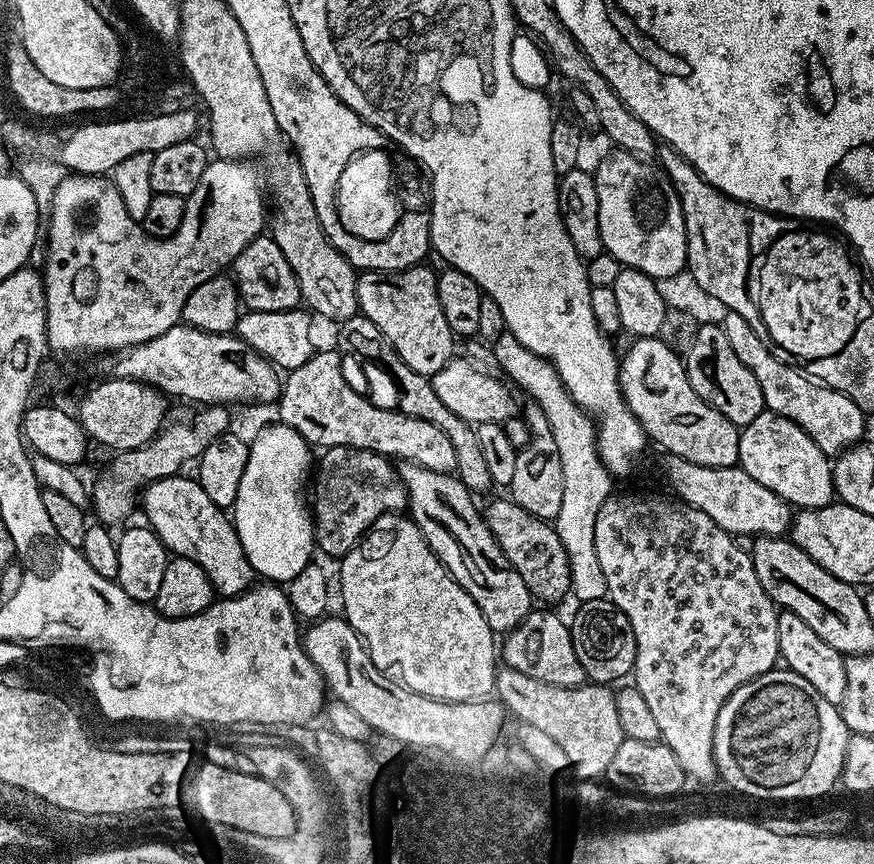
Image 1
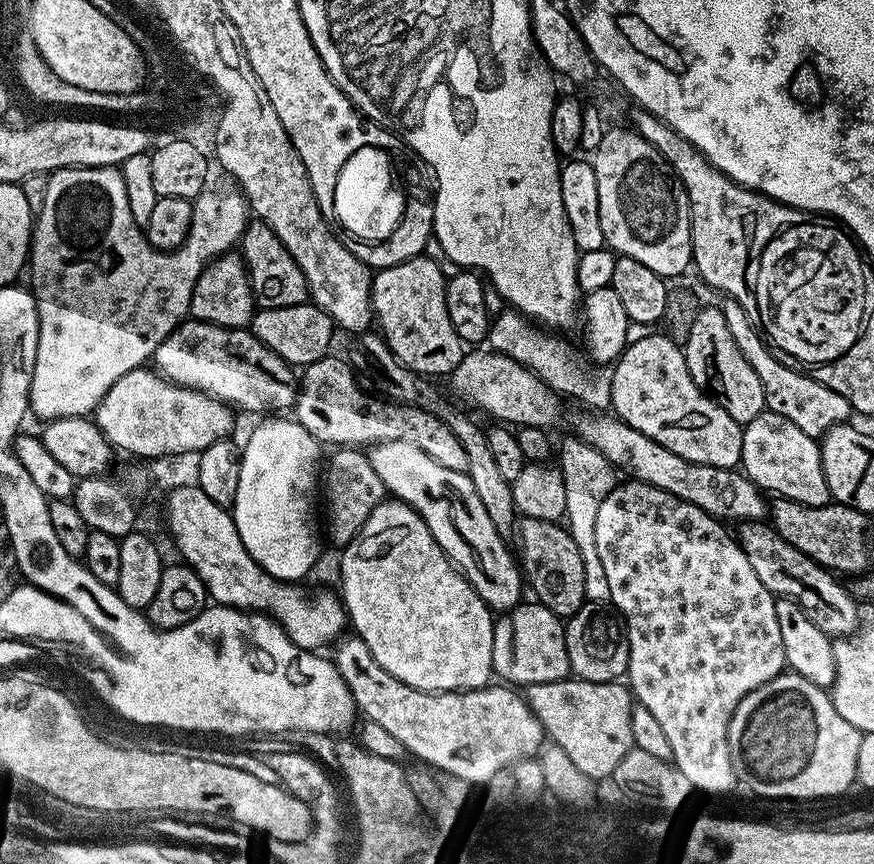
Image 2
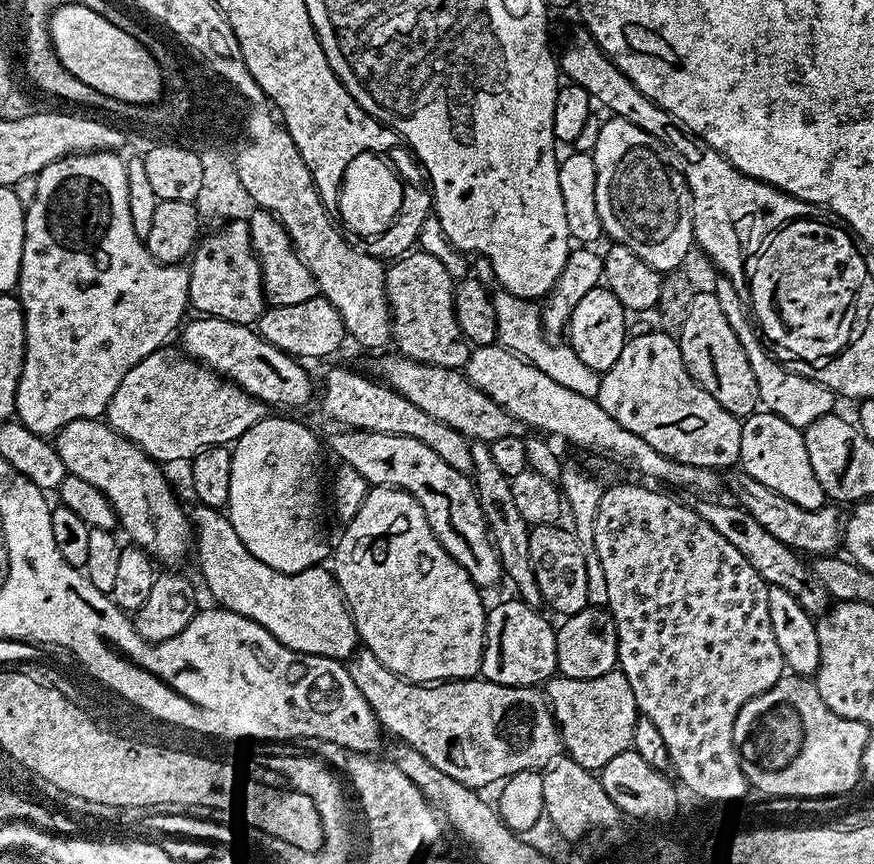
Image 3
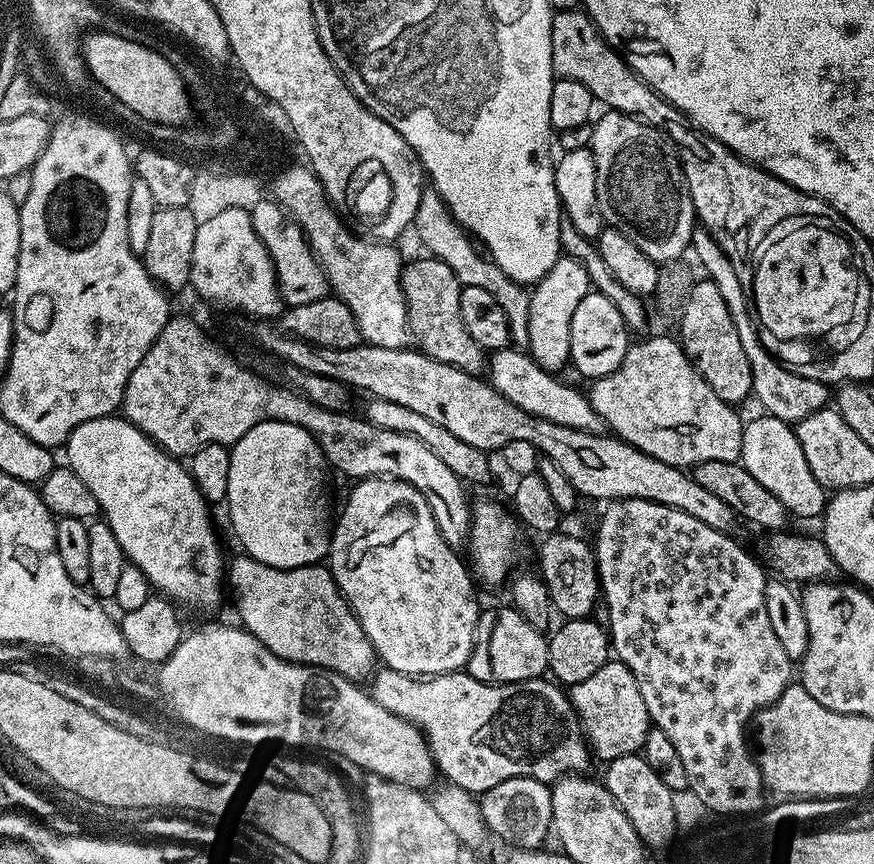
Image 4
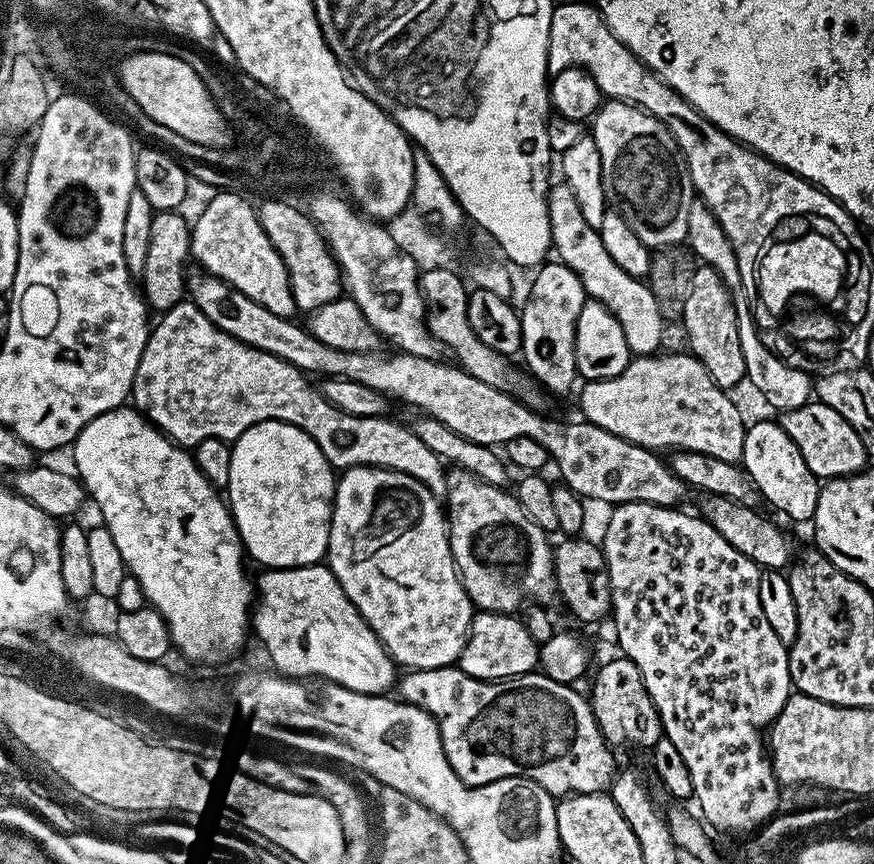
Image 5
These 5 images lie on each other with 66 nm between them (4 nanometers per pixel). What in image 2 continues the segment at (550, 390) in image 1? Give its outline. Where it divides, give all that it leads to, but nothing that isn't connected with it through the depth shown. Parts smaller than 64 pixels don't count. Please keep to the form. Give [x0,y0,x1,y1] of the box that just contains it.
[487,310,618,602]

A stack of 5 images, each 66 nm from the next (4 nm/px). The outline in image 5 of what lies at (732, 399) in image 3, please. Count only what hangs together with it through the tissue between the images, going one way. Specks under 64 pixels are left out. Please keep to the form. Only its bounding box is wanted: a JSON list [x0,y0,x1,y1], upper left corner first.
[682,266,746,390]

